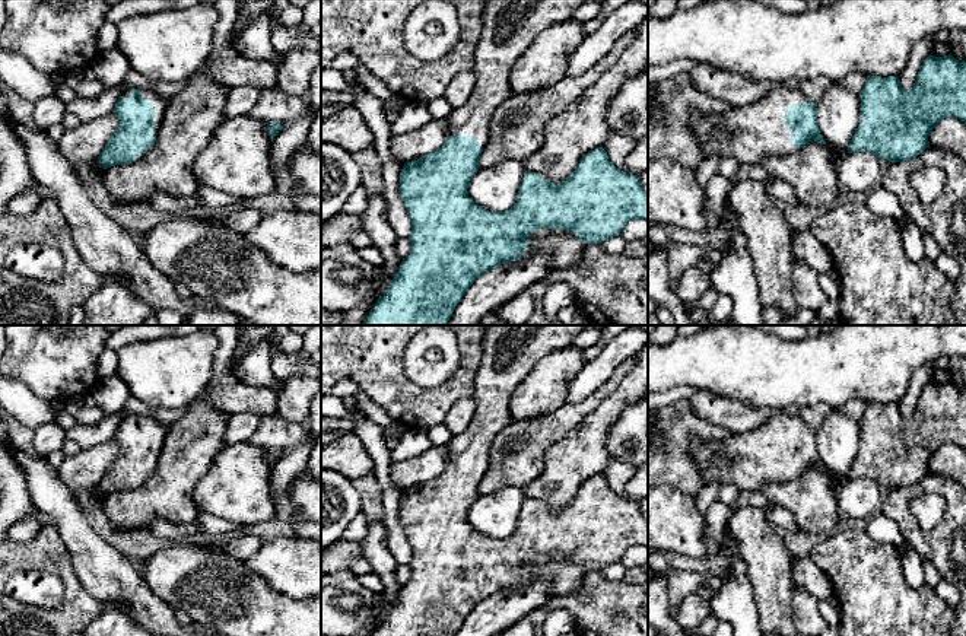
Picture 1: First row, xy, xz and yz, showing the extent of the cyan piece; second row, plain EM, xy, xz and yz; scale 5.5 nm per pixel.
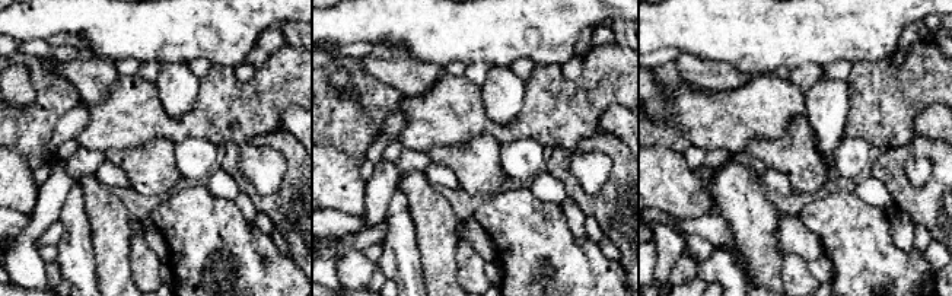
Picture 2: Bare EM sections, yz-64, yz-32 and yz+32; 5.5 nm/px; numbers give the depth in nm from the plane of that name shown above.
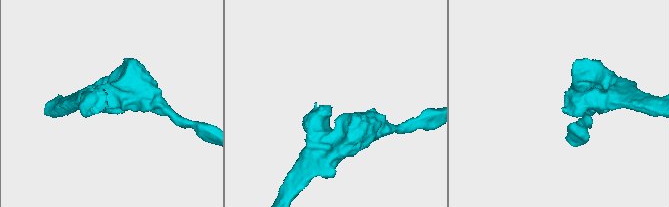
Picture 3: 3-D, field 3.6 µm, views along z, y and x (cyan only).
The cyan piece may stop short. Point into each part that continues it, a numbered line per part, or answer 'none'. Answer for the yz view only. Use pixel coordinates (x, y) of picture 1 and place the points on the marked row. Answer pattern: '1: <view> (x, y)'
1: yz (750, 133)

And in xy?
1: xy (158, 102)

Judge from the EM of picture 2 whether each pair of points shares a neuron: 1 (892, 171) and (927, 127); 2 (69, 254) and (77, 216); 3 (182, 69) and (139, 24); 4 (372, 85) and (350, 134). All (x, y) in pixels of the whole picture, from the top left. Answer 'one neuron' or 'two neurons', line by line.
1: two neurons
2: one neuron
3: two neurons
4: one neuron

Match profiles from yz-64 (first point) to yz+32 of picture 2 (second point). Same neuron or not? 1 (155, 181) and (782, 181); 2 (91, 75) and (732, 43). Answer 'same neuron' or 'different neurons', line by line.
1: different neurons
2: different neurons

